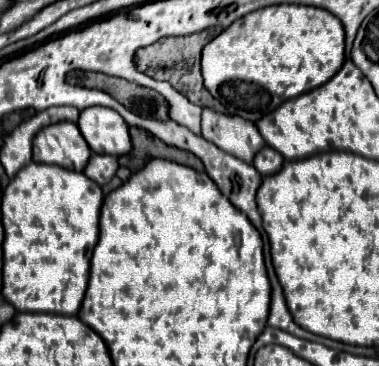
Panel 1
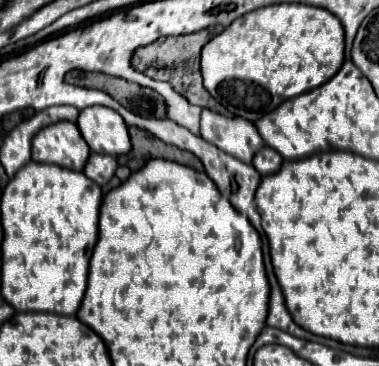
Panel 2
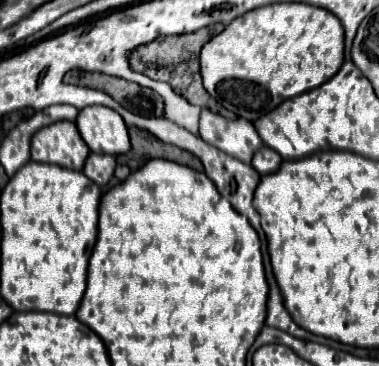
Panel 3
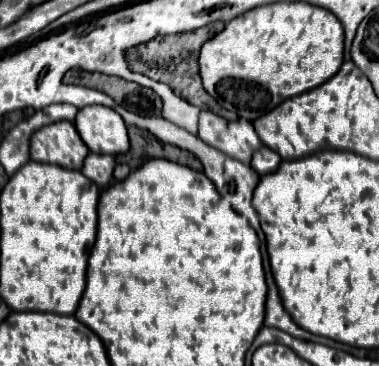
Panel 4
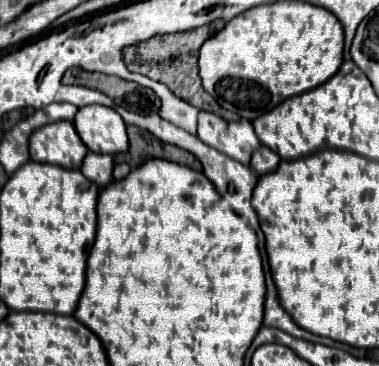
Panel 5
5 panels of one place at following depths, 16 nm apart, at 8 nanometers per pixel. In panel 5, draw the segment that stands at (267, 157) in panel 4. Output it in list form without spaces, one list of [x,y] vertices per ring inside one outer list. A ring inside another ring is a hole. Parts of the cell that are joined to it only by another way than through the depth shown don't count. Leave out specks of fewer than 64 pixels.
[[[262,146],[260,150],[256,150],[254,154],[252,154],[252,162],[250,162],[250,166],[256,170],[256,174],[268,174],[268,172],[274,172],[276,170],[276,166],[280,164],[280,156],[276,154],[276,152],[272,152],[270,148],[266,148],[266,146]]]

